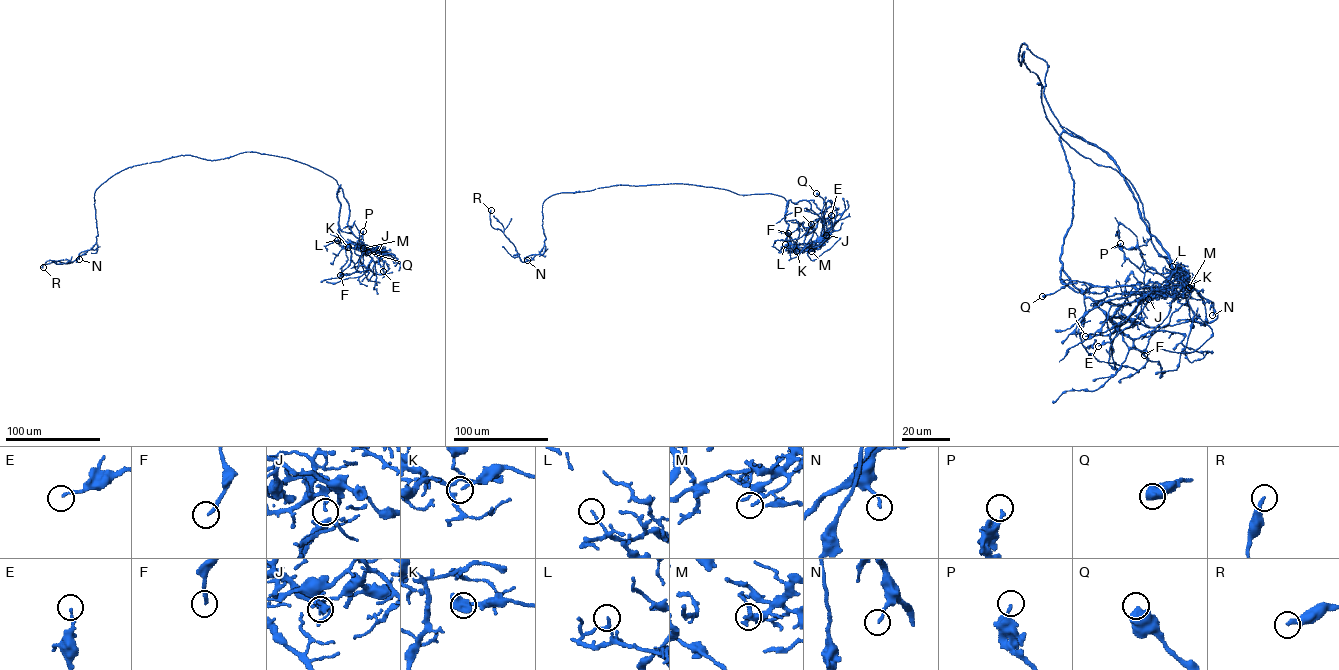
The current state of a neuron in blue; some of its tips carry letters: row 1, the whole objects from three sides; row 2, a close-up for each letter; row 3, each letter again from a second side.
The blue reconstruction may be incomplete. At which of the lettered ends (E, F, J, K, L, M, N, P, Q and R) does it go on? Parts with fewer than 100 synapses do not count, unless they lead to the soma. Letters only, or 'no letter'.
no letter

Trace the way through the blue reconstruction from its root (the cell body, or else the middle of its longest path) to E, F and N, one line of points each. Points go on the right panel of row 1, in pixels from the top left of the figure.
E: (1020, 65), (1022, 44), (1046, 62), (1062, 128), (1064, 272), (1117, 328), (1145, 314), (1098, 346)
F: (1020, 65), (1022, 44), (1046, 62), (1059, 124), (1114, 162), (1187, 279), (1188, 299), (1144, 355)
N: (1020, 65), (1025, 51), (1055, 131), (1132, 185), (1154, 248), (1213, 303), (1212, 315)

